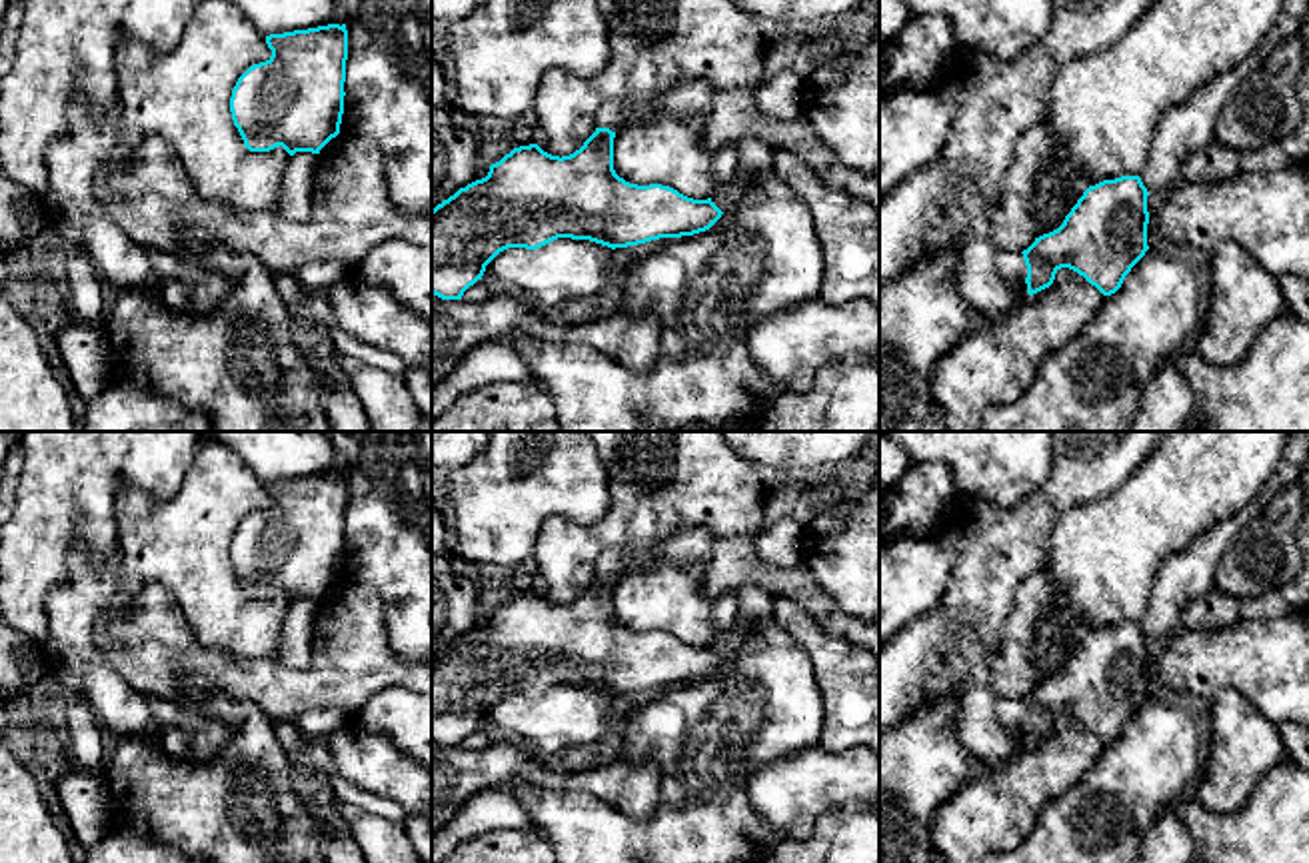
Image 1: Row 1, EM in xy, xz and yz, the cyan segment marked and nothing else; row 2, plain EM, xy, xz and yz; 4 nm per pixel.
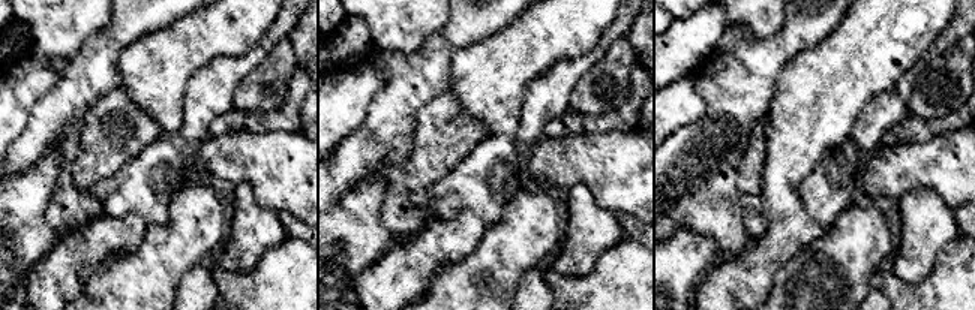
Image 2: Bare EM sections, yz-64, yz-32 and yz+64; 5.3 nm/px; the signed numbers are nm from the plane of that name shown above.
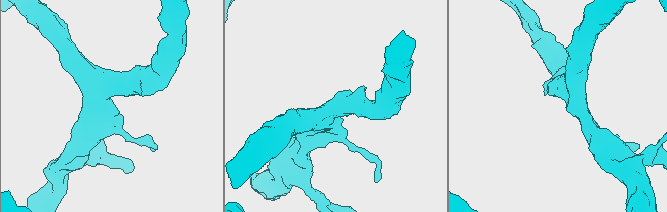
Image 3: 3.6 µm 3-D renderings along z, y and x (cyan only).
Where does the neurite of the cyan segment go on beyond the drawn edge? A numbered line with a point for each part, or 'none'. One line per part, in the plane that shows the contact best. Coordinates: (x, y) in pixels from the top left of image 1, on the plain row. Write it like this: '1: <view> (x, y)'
1: yz (1012, 714)

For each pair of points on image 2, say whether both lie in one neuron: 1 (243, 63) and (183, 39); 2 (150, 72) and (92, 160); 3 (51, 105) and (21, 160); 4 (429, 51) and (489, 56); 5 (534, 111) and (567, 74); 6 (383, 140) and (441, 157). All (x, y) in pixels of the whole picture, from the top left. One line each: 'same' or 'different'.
1: different
2: different
3: same
4: different
5: same
6: different

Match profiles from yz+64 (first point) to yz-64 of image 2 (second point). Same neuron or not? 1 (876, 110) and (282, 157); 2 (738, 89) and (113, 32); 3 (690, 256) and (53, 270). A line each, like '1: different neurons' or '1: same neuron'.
1: different neurons
2: same neuron
3: different neurons

